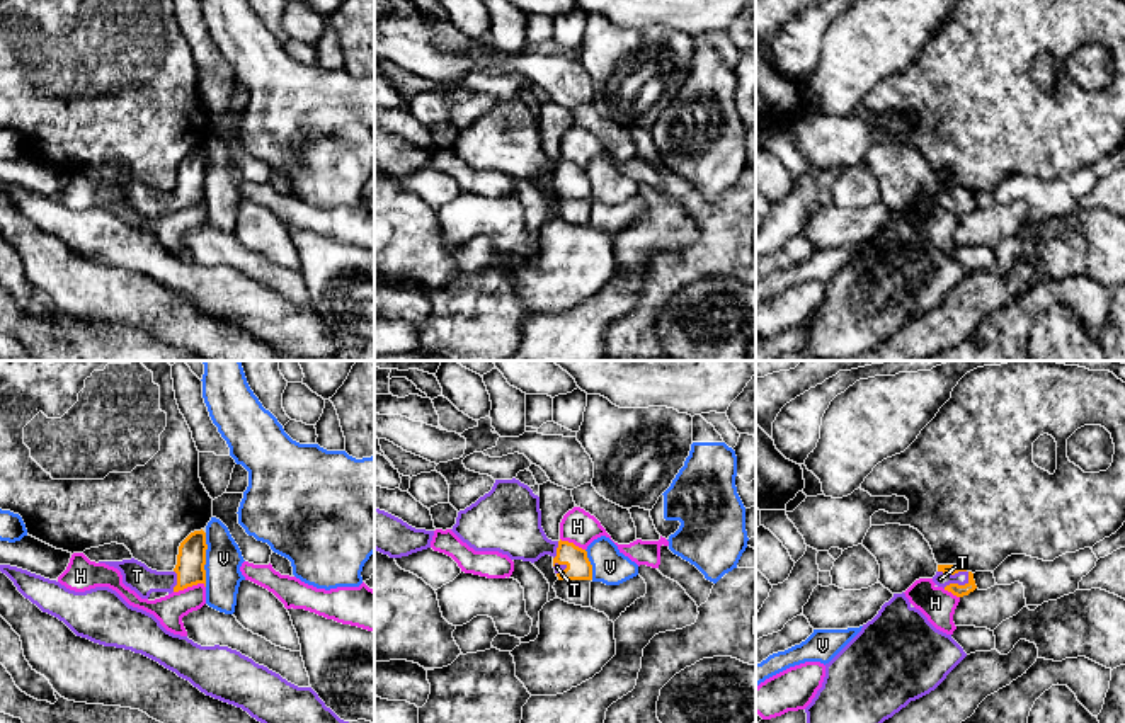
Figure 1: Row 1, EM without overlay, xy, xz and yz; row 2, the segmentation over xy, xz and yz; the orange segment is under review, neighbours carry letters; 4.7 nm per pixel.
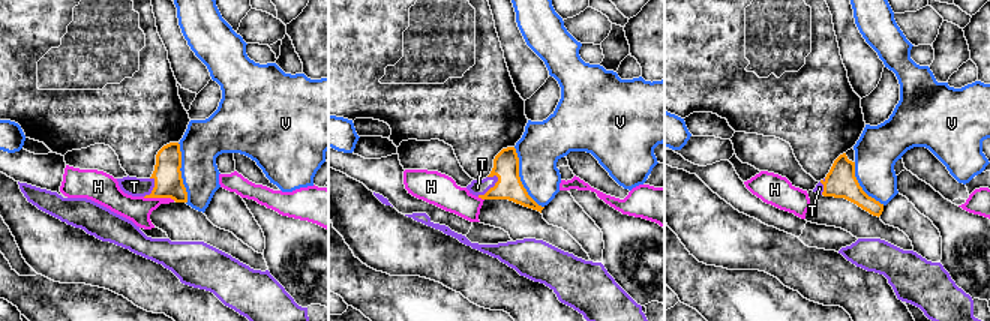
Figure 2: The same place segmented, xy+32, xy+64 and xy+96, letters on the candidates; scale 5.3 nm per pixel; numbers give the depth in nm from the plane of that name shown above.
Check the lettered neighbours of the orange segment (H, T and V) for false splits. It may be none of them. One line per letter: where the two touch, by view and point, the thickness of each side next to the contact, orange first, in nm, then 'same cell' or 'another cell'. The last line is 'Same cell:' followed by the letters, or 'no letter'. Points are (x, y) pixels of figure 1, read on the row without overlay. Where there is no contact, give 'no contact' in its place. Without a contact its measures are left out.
H: contact xy (189, 204); calibres 140 and 140 nm; another cell
T: contact yz (957, 191); calibres 60 and 70 nm; same cell
V: contact xy (205, 179); calibres 140 and 180 nm; another cell
Same cell: T

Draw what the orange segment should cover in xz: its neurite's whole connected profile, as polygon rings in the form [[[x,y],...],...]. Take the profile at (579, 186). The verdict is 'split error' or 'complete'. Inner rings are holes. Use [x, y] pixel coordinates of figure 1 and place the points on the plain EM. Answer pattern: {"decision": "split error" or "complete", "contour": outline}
{"decision": "split error", "contour": [[[516,97],[495,99],[488,112],[458,131],[451,150],[475,170],[499,170],[531,182],[550,174],[558,199],[592,199],[587,170],[546,157],[540,116]]]}

